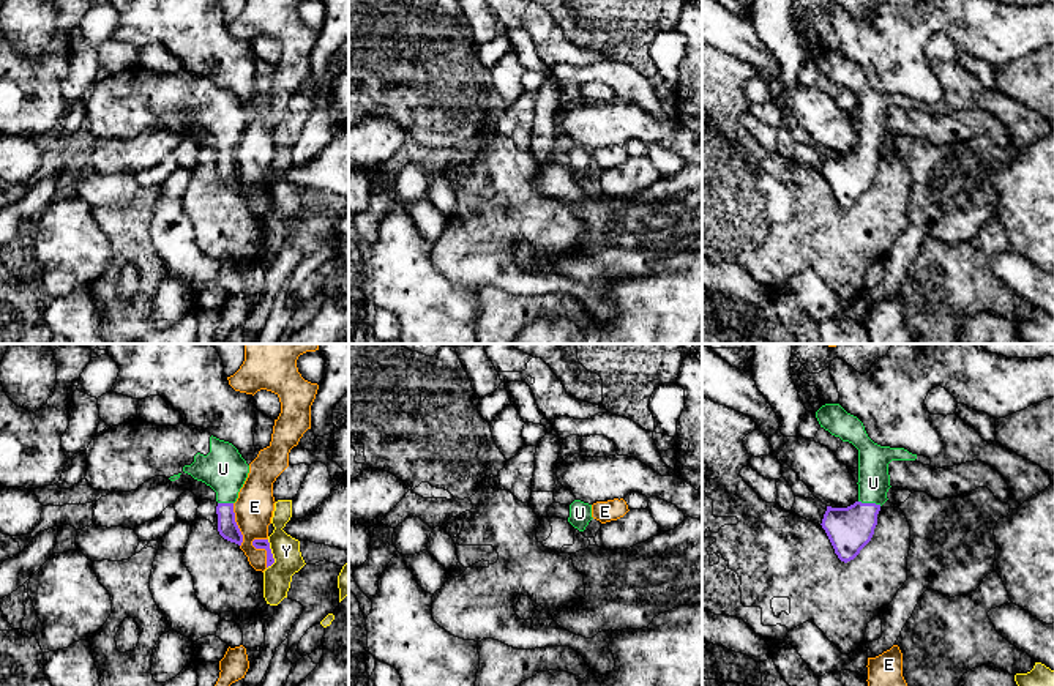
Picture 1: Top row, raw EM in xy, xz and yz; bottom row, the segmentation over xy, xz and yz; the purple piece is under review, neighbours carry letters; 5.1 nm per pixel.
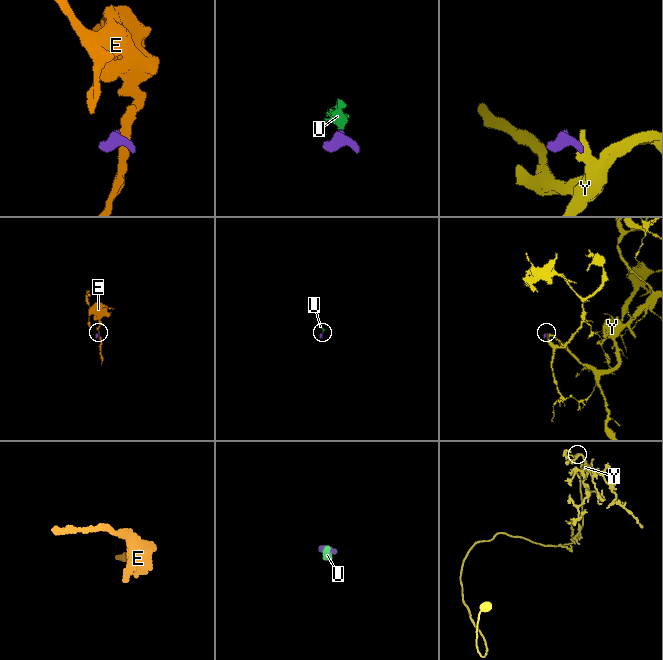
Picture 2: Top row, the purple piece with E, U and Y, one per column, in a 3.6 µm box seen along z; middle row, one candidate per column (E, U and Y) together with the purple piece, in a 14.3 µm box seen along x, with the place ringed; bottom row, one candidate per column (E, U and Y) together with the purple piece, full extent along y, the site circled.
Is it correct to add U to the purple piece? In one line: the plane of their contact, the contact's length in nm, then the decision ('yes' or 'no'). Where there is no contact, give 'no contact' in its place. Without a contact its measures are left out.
contact in yz; length 120 nm; yes

